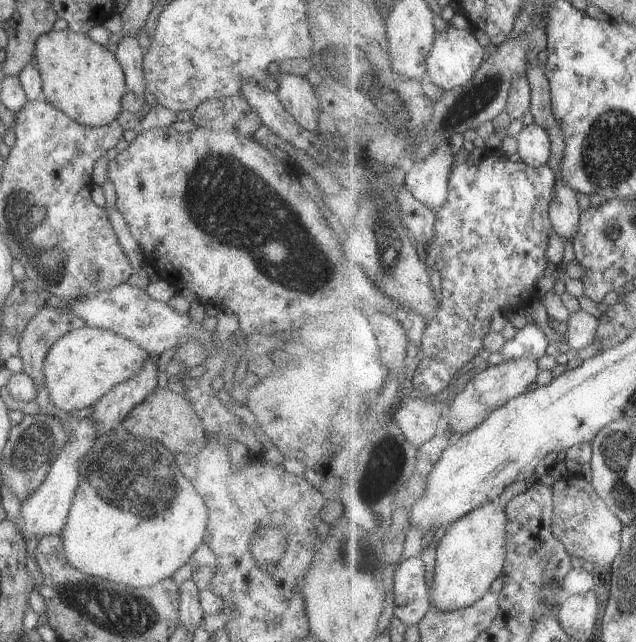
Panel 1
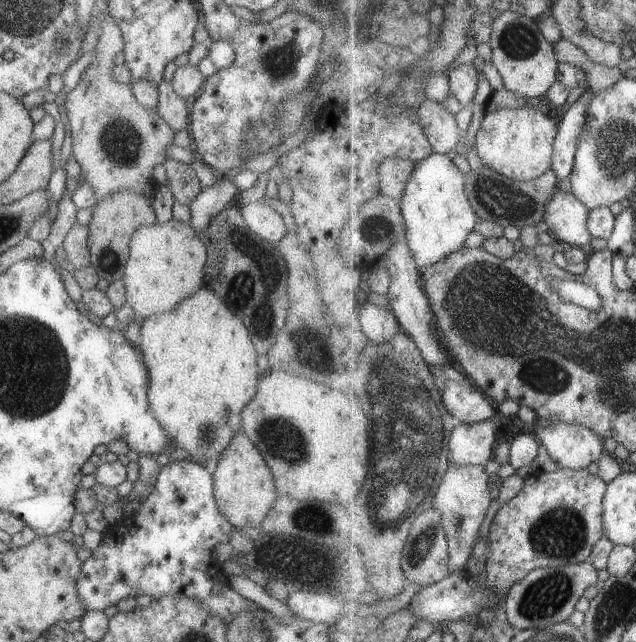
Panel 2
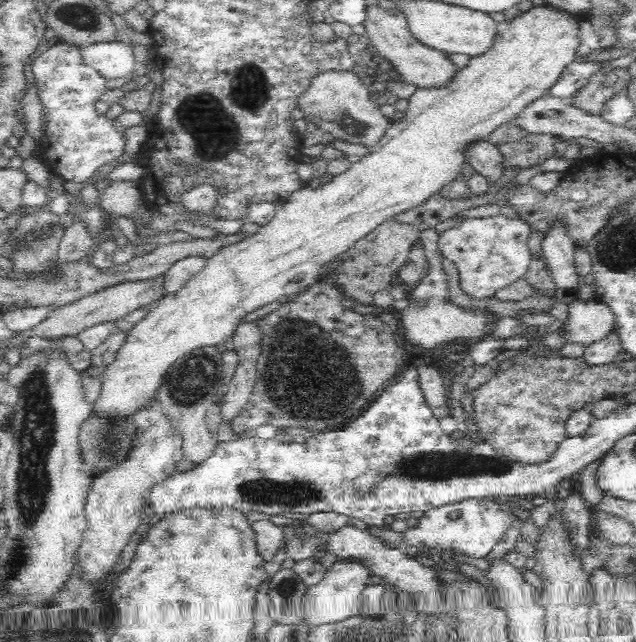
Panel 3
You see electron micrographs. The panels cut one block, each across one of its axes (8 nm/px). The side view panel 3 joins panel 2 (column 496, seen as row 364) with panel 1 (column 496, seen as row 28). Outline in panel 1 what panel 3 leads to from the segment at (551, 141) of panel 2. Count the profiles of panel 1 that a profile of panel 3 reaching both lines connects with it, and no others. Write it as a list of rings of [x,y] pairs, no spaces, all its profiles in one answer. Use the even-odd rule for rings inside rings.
[[[487,501],[447,528],[437,549],[436,569],[431,584],[432,605],[437,605],[442,611],[469,607],[490,591],[495,580],[504,574],[509,520],[506,507]]]

